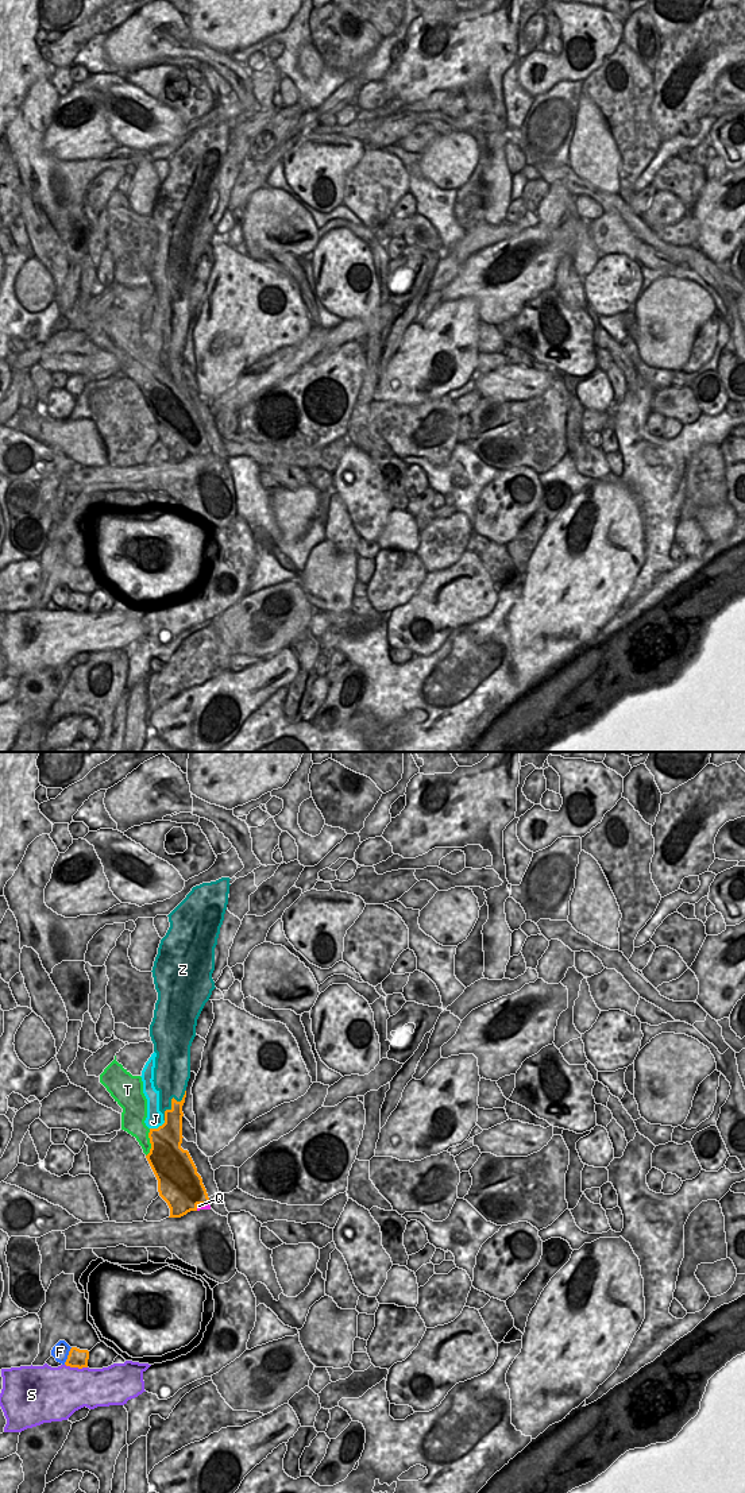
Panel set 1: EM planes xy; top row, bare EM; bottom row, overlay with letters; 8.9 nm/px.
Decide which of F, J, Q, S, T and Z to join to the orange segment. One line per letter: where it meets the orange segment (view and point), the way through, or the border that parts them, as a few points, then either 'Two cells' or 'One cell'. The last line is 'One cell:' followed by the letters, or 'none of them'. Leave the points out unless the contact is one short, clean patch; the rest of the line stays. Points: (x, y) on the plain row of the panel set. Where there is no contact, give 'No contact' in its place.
F: Touches orange at xy (68, 600). Two cells
J: Touches orange at xy (158, 371). Two cells
Q: Touches orange at xy (200, 447). Boundary: xy (208, 447), (200, 447), (196, 454). Two cells
S: Touches orange at xy (76, 610). Two cells
T: Touches orange at xy (150, 386). Two cells
Z: Touches orange at xy (172, 344). Boundary: xy (185, 334), (180, 344), (172, 343), (163, 363). Two cells
One cell: none of them

